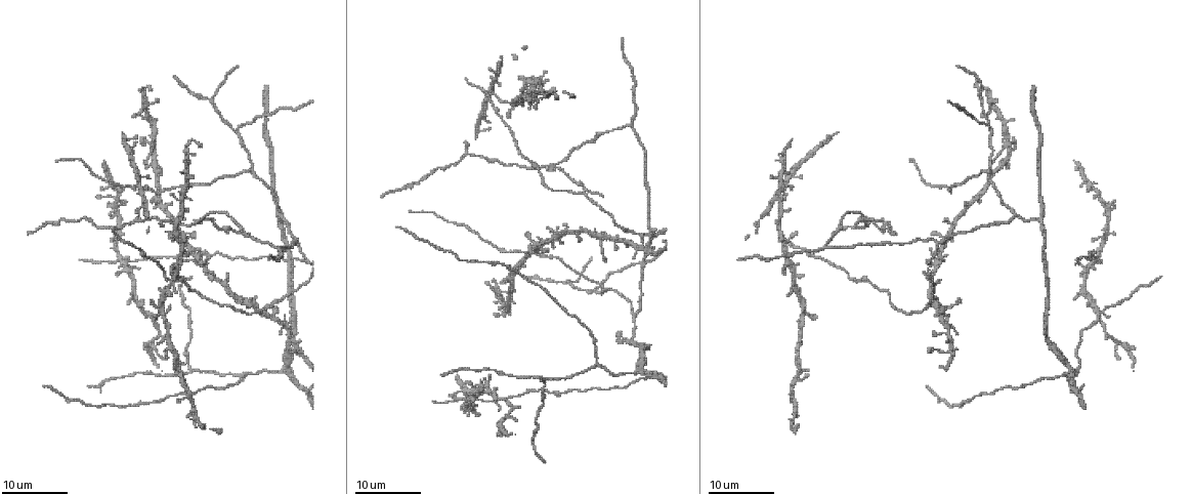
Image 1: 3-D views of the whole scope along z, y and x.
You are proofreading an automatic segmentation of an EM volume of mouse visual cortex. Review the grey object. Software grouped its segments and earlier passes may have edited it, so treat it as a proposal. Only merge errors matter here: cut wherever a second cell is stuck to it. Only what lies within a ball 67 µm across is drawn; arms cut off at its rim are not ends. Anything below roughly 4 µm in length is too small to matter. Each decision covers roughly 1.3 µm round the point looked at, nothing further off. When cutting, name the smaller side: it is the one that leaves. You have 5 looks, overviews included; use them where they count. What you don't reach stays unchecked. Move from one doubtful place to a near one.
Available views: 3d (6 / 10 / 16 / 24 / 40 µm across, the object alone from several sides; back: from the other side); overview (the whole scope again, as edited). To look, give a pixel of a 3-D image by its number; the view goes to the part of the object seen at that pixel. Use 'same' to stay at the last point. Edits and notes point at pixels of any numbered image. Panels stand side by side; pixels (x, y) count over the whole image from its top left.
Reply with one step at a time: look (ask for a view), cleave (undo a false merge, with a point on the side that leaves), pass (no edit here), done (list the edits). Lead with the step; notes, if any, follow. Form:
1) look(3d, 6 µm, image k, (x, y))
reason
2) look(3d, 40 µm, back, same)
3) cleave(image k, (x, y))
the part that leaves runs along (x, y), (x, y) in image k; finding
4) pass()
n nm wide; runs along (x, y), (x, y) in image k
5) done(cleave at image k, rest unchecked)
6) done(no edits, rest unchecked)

look(3d, 16 µm, image 1, (252, 168))
three arms meet

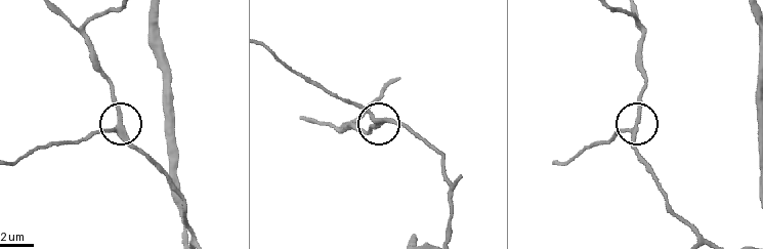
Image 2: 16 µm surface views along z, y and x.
look(3d, 10 µm, image 2, (376, 121))
zoom in

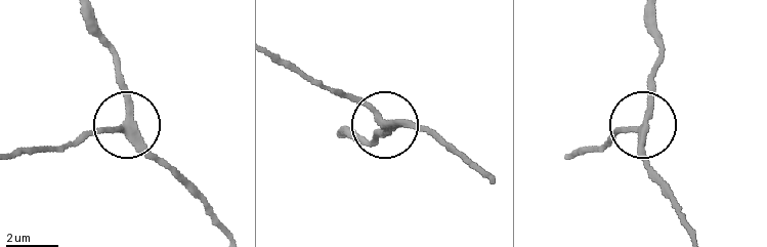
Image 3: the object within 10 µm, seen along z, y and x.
pass()
side arm 23 µm; 3 arms; continuous, no second cell

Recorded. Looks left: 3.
look(3d, 16 µm, image 1, (234, 129))
side arm on a straight run

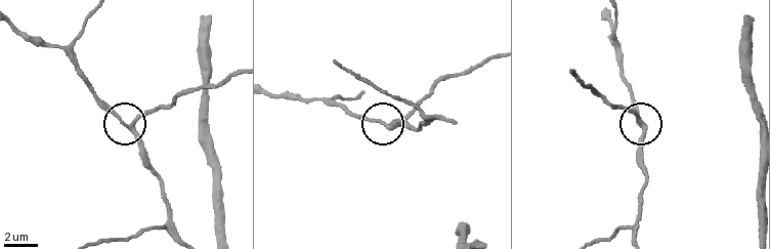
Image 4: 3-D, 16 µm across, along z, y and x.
look(3d, 10 µm, image 4, (127, 125))

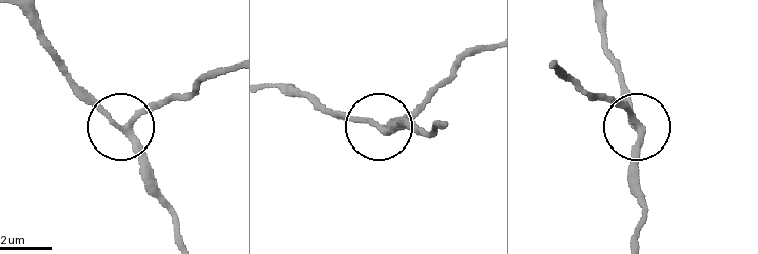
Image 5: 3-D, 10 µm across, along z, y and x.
pass()
3 arms; runs along (180, 234), (140, 147), (70, 78) in image 5; continuous, no second cell

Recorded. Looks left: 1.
done(no edits, rest unchecked)

